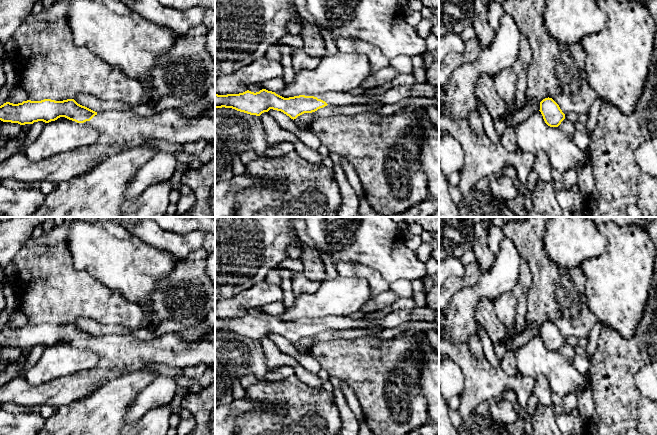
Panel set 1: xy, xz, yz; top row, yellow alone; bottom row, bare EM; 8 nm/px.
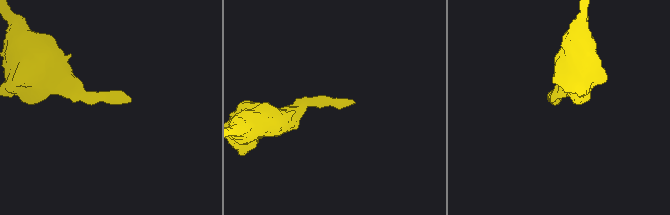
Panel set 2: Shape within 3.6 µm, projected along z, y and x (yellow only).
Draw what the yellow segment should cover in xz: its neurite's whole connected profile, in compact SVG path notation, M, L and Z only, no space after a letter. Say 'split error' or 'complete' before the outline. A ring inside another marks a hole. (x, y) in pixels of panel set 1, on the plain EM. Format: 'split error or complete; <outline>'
split error; M416 306L413 309L391 311L376 320L353 319L349 316L330 315L314 320L299 319L284 322L275 316L262 313L259 316L249 314L239 318L215 318L215 332L232 332L250 339L260 340L270 333L281 335L291 343L296 343L304 337L312 337L327 329L343 331L347 329L366 329L381 326L383 329L399 327L410 321L437 322L439 324L439 310L428 306Z

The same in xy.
split error; M51 323L41 325L27 324L18 328L6 326L0 330L0 344L3 346L18 347L20 349L33 348L38 345L49 347L60 341L65 341L77 347L88 345L99 356L97 366L93 370L67 375L42 385L32 385L24 376L18 376L0 387L0 405L13 402L25 407L42 404L60 407L87 397L99 389L104 384L103 379L111 371L117 372L120 377L142 371L146 364L159 363L180 369L200 363L207 366L215 365L215 341L186 342L180 338L178 333L168 333L159 338L145 341L134 336L123 335L97 337L78 328L74 323L63 325Z

